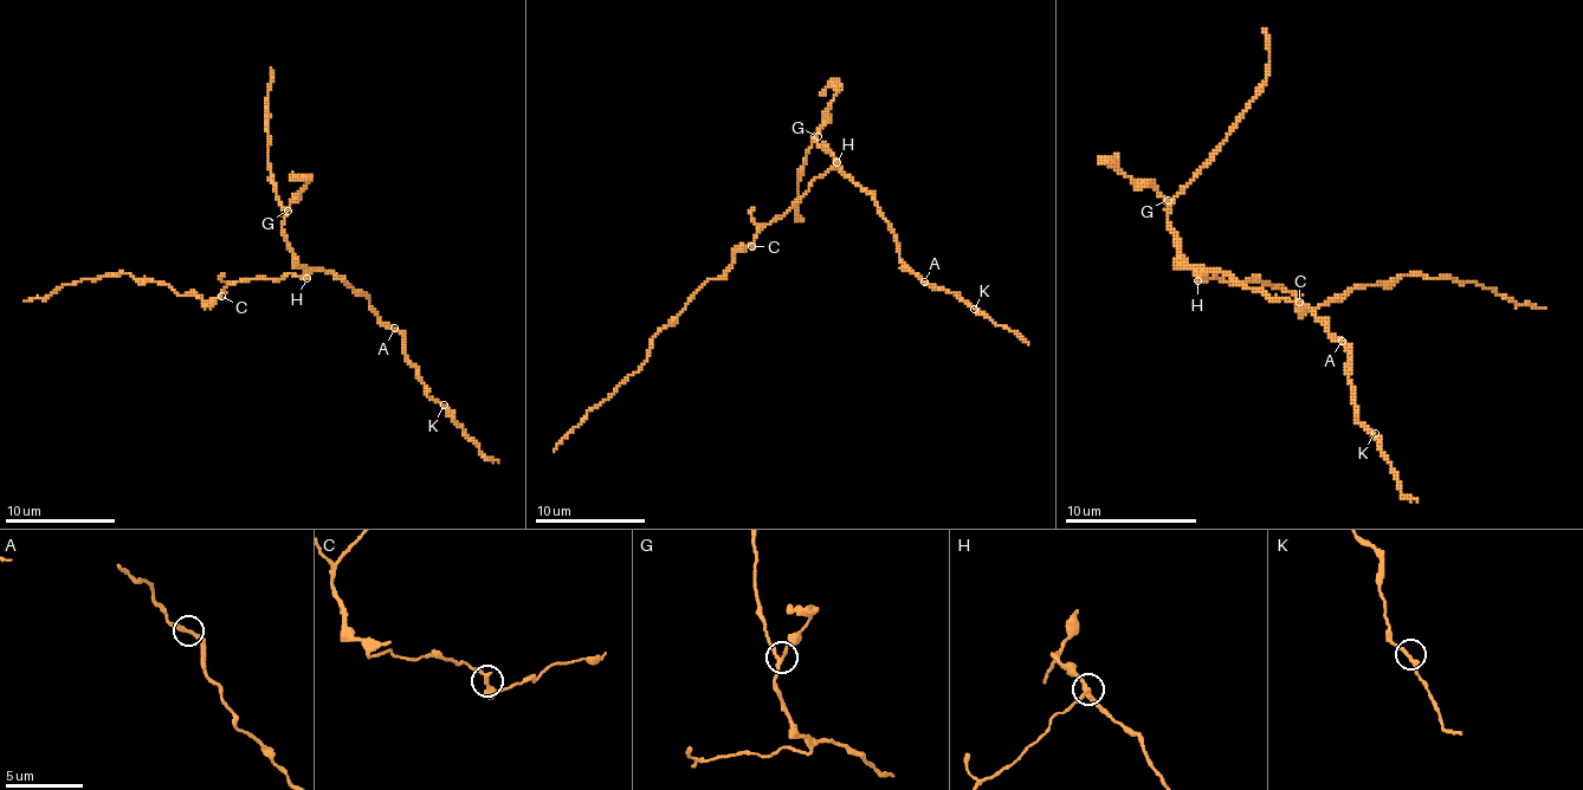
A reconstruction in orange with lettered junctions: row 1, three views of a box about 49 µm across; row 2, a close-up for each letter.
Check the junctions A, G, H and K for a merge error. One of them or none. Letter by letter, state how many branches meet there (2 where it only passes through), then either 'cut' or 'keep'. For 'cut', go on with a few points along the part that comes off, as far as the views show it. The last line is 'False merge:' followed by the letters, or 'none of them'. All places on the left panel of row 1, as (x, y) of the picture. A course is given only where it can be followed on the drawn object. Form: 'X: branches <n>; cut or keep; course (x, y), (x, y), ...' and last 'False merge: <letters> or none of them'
A: branches 2; keep
G: branches 3; keep
H: branches 3; cut; course (307, 279), (288, 273), (230, 282), (205, 304), (122, 273), (62, 284), (43, 298), (24, 300)
K: branches 2; keep
False merge: H

